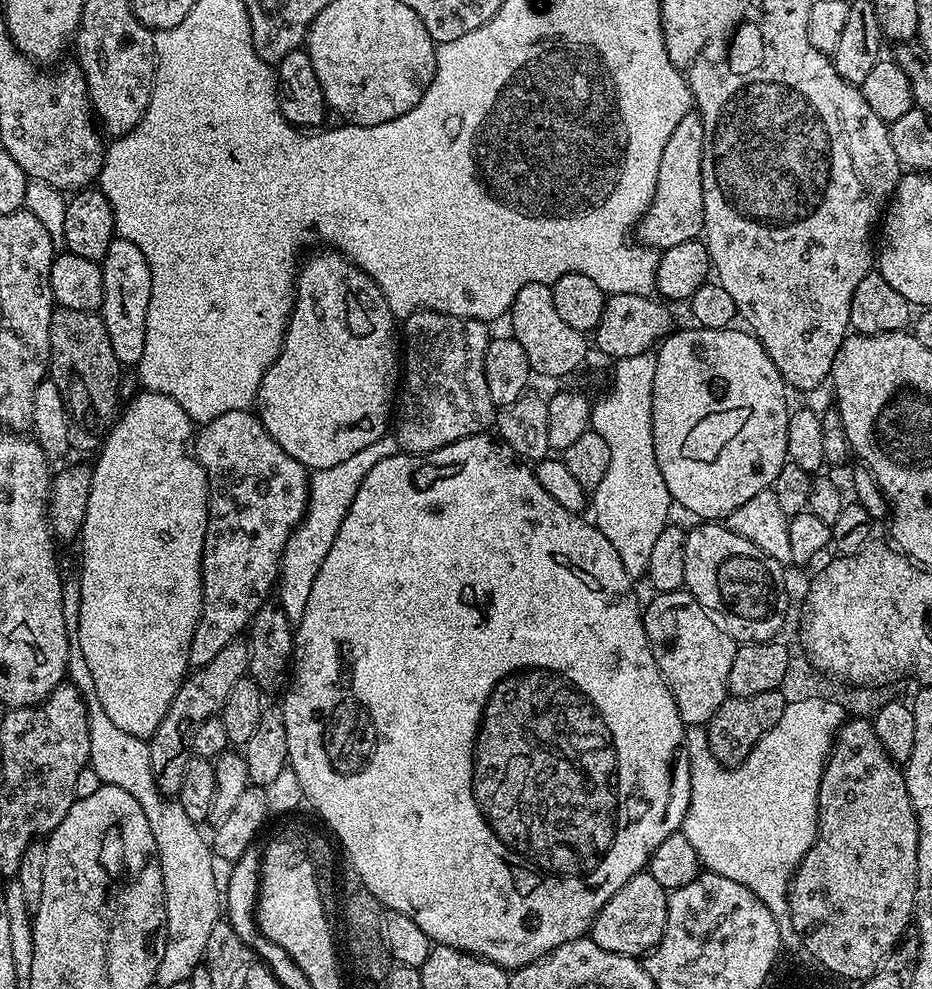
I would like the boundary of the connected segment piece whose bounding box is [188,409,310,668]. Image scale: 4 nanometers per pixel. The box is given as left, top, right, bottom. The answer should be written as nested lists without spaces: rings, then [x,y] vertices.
[[[247,409],[227,411],[218,418],[205,421],[194,436],[194,455],[208,479],[208,521],[200,559],[202,610],[188,655],[189,665],[201,668],[231,640],[237,639],[251,625],[252,615],[263,604],[269,603],[271,596],[268,595],[271,592],[273,595],[284,547],[308,509],[310,472],[297,460],[290,458],[290,454],[286,454],[286,450],[274,442],[259,417]]]

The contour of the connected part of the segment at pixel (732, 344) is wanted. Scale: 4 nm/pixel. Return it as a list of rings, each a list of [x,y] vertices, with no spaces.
[[[691,326],[685,332],[679,330],[659,341],[655,349],[656,369],[654,370],[654,390],[652,391],[652,433],[654,434],[654,454],[658,462],[658,470],[662,470],[662,478],[666,482],[666,490],[670,490],[673,501],[680,504],[688,512],[700,516],[704,522],[720,522],[727,518],[742,502],[747,502],[749,498],[754,498],[762,490],[771,488],[773,482],[778,478],[778,470],[788,460],[788,451],[786,450],[786,426],[788,425],[788,413],[790,403],[784,379],[780,377],[778,366],[766,354],[766,350],[760,345],[759,340],[752,335],[751,331],[743,330],[739,332],[736,326],[726,328],[702,328]]]

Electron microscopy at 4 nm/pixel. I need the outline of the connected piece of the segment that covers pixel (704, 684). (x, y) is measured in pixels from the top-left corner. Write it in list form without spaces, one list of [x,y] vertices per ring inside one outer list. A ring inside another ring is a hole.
[[[681,590],[678,592],[656,592],[653,595],[653,600],[646,604],[643,609],[642,615],[644,618],[644,629],[648,635],[648,641],[652,647],[652,653],[654,654],[654,662],[658,666],[658,670],[662,674],[662,678],[666,682],[666,686],[670,690],[670,694],[674,694],[674,702],[678,706],[678,714],[682,718],[682,722],[685,726],[704,726],[710,718],[714,718],[716,711],[722,706],[722,702],[729,699],[730,693],[728,690],[728,679],[730,678],[730,666],[734,663],[734,654],[738,647],[737,641],[733,640],[723,627],[714,619],[713,613],[708,609],[701,606],[693,596],[690,595],[687,590]]]

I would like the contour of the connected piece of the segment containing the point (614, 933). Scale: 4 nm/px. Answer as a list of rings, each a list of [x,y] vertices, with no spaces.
[[[646,870],[634,874],[634,878],[630,878],[630,882],[626,882],[626,886],[622,886],[622,890],[618,890],[614,898],[606,902],[606,906],[602,906],[590,929],[590,939],[602,946],[602,950],[610,950],[610,954],[647,957],[658,946],[666,930],[668,894],[669,889],[658,886],[658,882]]]

